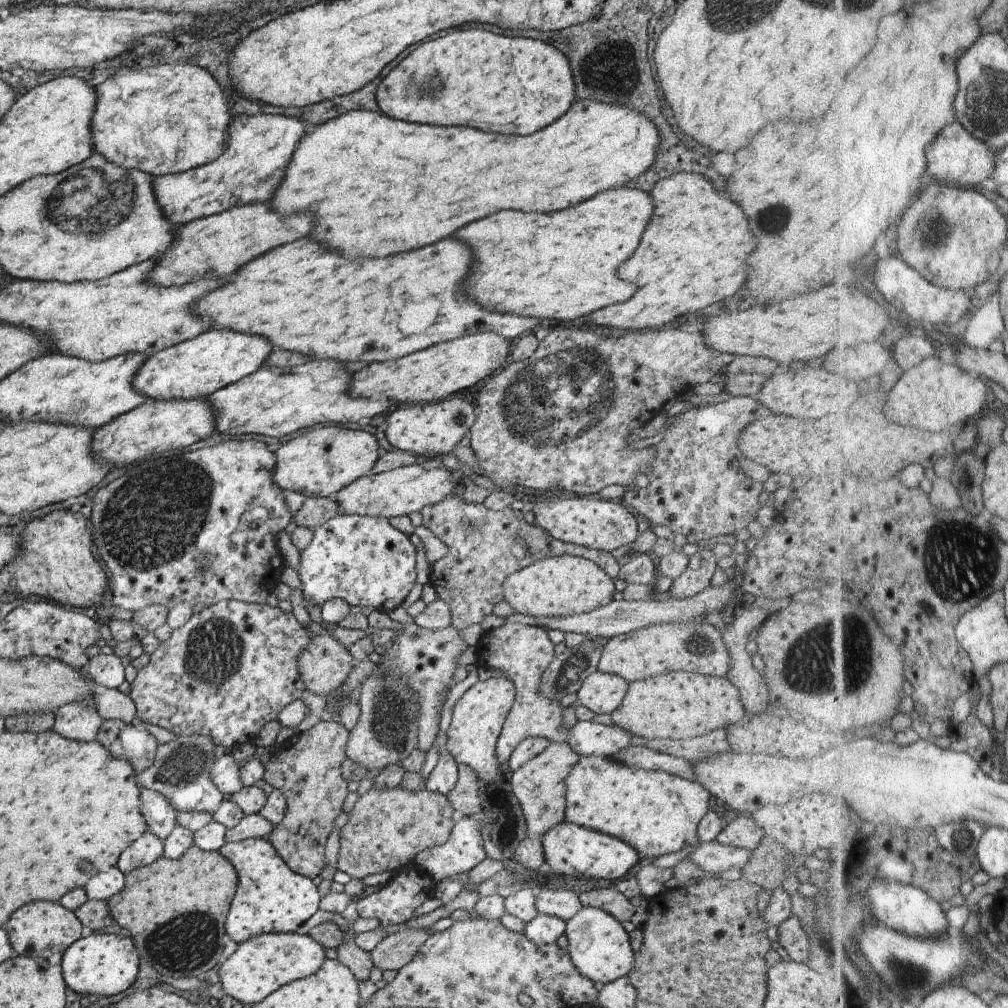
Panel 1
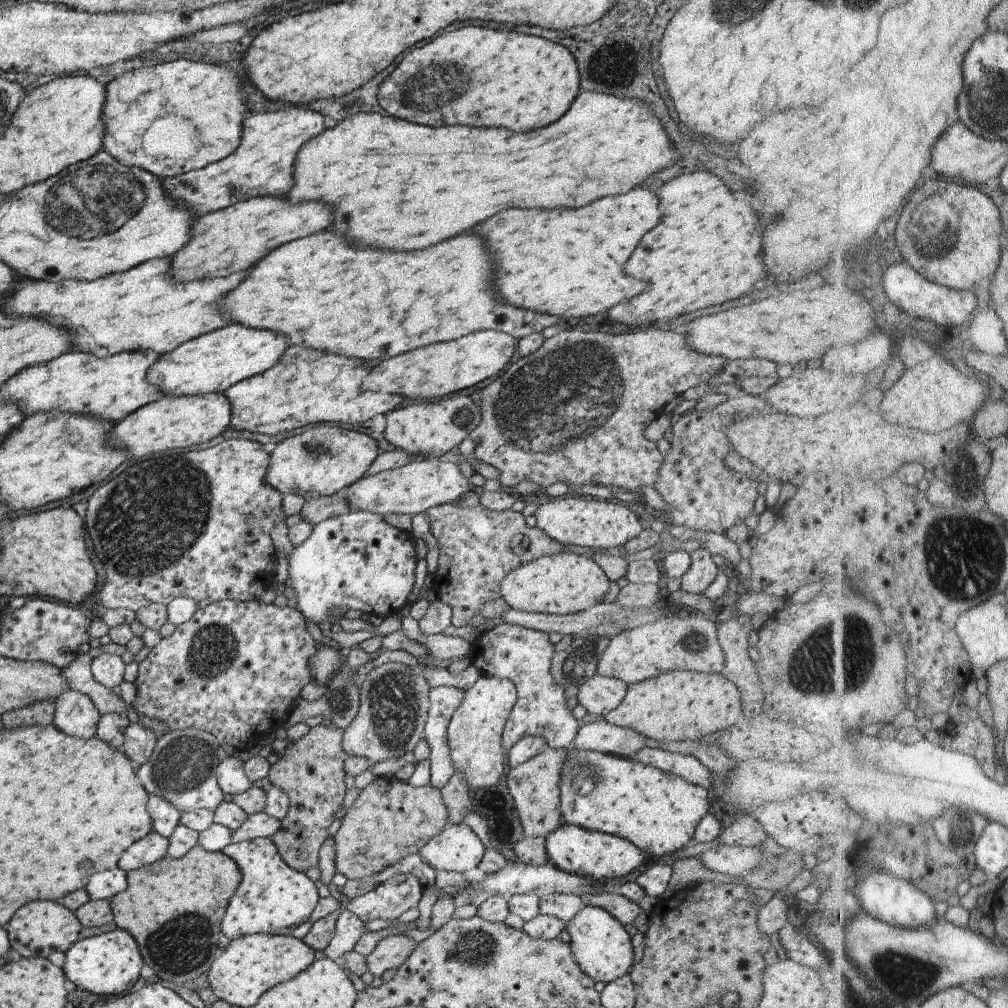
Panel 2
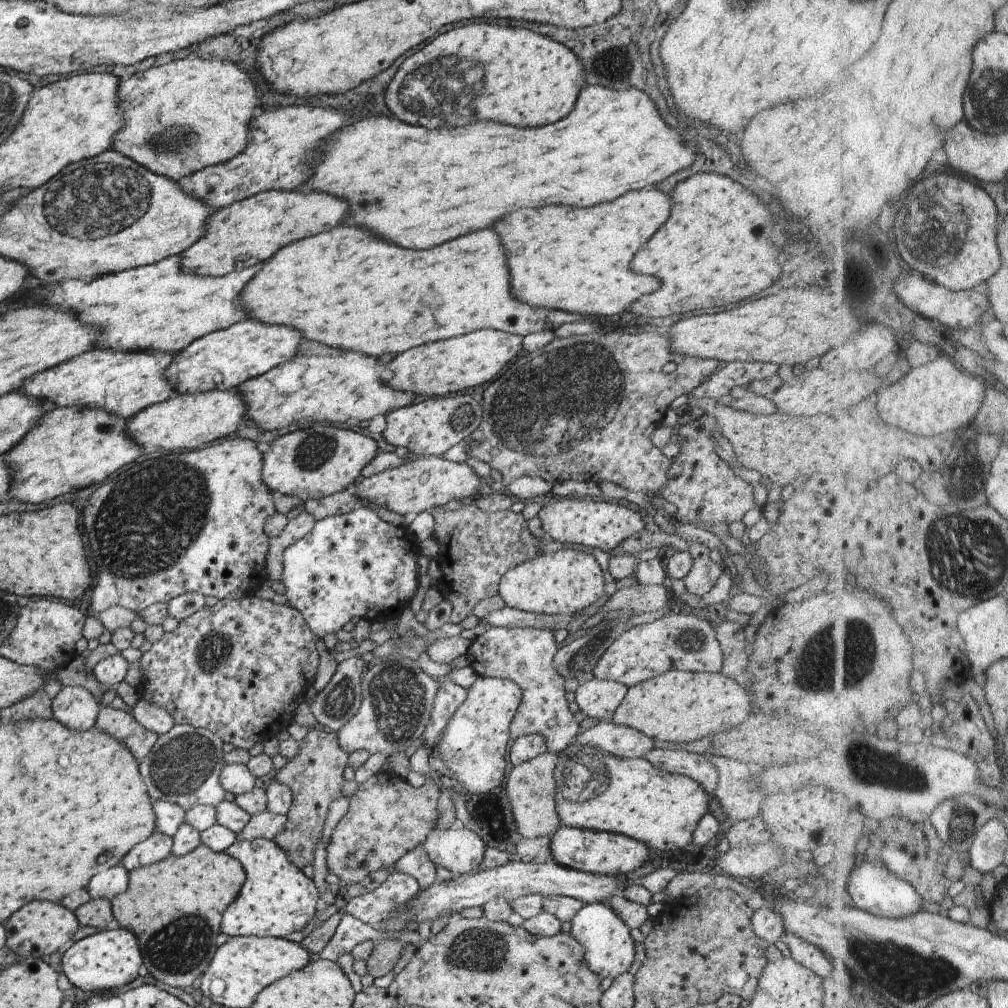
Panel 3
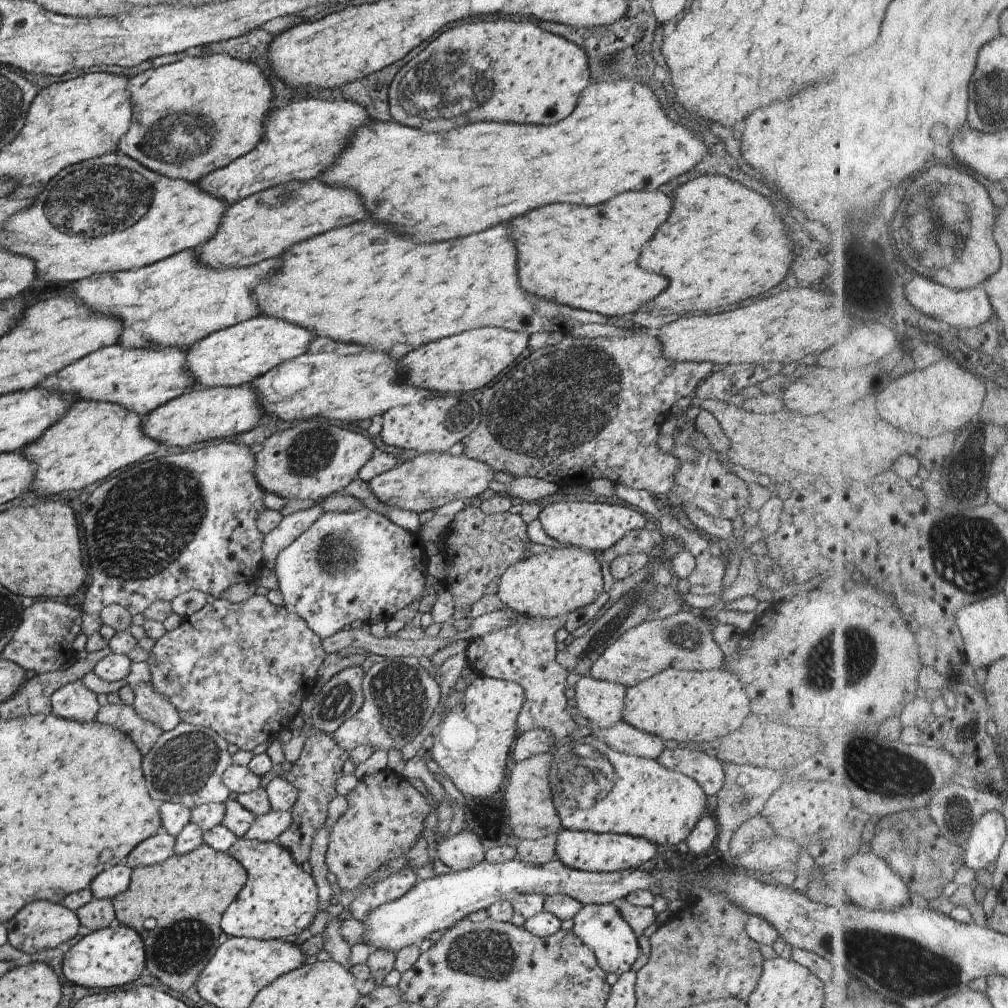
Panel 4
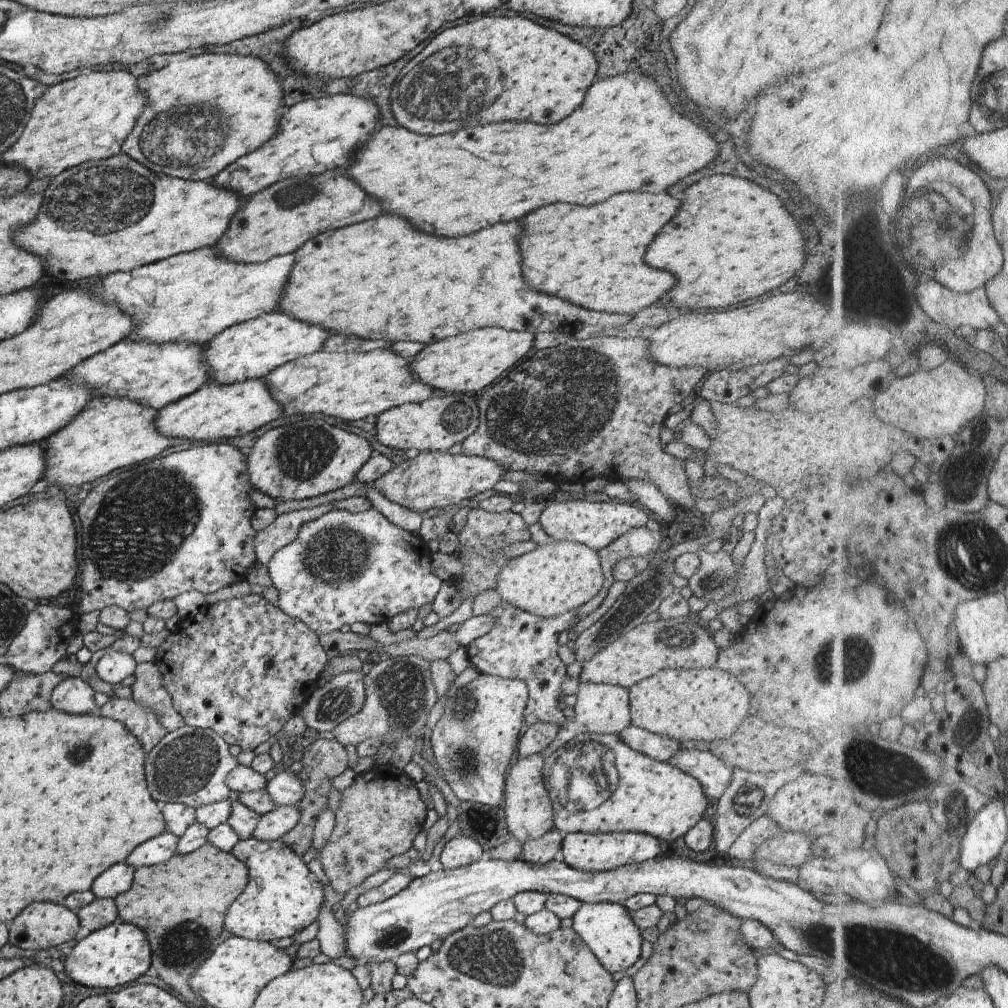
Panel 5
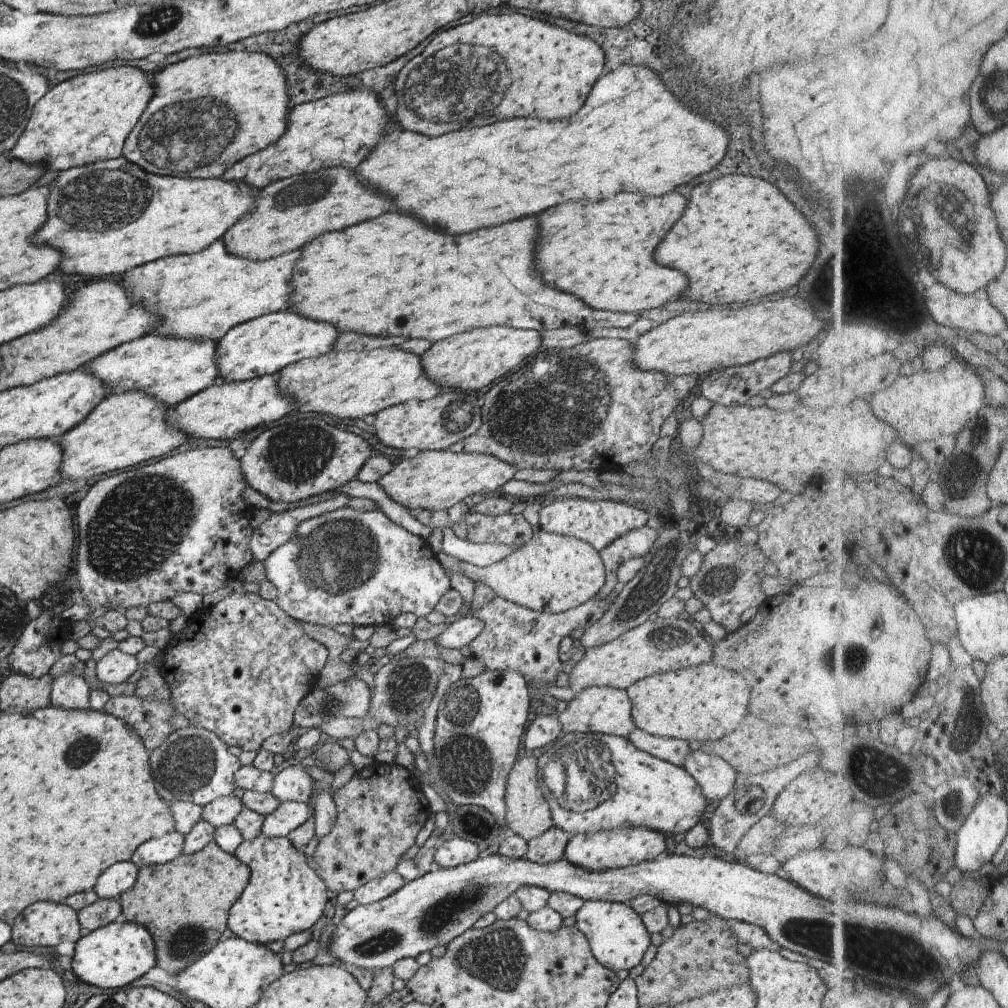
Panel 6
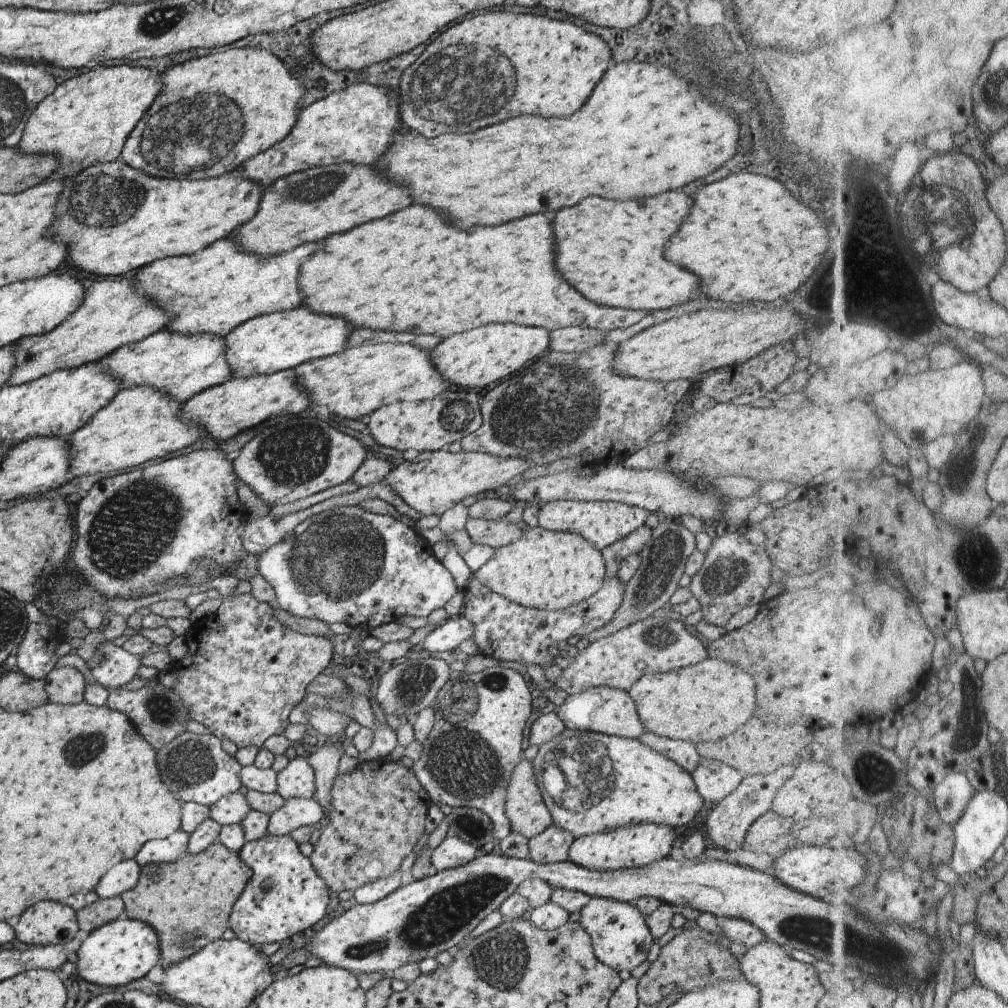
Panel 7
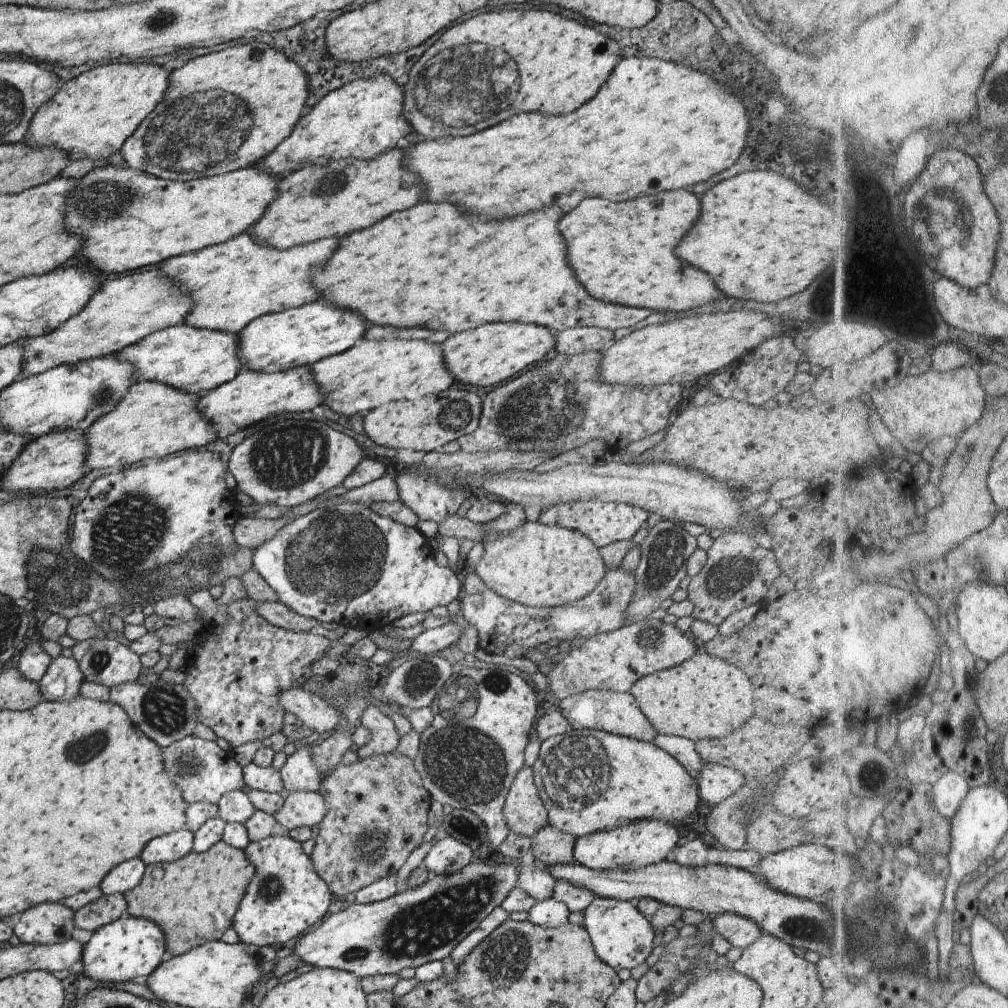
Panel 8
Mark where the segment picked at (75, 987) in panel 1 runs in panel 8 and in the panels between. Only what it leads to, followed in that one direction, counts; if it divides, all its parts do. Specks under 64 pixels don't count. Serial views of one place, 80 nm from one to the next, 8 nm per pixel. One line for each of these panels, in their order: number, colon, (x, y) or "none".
2: (109, 963)
3: (109, 959)
4: (109, 957)
5: (117, 954)
6: (112, 956)
7: (122, 950)
8: (128, 947)

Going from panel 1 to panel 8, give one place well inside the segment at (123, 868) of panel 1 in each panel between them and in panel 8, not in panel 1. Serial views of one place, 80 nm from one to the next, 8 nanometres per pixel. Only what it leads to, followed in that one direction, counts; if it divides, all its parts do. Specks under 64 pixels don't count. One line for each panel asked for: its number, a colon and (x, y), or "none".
2: (147, 849)
3: (156, 846)
4: (154, 849)
5: (159, 849)
6: (155, 851)
7: (167, 849)
8: (167, 848)

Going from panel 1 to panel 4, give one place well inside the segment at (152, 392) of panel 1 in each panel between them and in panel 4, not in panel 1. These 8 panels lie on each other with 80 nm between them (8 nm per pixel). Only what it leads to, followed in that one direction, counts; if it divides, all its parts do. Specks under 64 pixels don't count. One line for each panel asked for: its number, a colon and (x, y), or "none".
2: (210, 363)
3: (220, 360)
4: (233, 356)

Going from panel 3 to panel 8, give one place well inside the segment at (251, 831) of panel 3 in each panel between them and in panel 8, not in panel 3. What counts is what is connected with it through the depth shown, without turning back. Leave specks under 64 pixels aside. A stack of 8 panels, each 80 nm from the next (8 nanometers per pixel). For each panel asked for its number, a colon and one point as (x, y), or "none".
4: (266, 827)
5: (274, 825)
6: (289, 815)
7: (294, 812)
8: (299, 809)

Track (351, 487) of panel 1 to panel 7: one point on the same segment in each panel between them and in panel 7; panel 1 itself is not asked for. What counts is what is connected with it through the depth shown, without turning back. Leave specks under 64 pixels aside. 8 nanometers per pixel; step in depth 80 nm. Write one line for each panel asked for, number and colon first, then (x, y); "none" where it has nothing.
2: (414, 487)
3: (429, 481)
4: (430, 480)
5: (432, 480)
6: (432, 480)
7: (434, 481)

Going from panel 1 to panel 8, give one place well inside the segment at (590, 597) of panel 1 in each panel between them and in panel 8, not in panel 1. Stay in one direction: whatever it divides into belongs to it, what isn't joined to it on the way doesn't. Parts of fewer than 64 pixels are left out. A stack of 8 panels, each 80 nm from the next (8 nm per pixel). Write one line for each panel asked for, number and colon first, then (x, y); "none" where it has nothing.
2: (563, 583)
3: (559, 583)
4: (553, 583)
5: (553, 578)
6: (551, 573)
7: (548, 570)
8: (537, 565)

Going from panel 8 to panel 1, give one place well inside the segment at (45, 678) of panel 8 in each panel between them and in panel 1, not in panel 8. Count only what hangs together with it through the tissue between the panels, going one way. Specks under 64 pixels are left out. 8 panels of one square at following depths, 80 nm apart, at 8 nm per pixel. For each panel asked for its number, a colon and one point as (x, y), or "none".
1: (77, 722)
2: (75, 715)
3: (74, 707)
4: (73, 701)
5: (73, 696)
6: (68, 691)
7: (64, 685)

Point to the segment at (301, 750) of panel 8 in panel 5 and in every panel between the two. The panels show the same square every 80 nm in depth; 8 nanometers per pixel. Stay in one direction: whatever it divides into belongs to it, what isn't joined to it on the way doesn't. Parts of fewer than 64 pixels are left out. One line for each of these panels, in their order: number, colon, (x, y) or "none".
5: (284, 789)
6: (293, 783)
7: (296, 779)

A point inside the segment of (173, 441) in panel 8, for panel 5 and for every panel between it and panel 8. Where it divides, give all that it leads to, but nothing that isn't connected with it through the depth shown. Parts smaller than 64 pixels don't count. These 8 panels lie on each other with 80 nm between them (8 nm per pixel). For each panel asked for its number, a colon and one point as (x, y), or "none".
5: (109, 433)
6: (125, 429)
7: (138, 424)

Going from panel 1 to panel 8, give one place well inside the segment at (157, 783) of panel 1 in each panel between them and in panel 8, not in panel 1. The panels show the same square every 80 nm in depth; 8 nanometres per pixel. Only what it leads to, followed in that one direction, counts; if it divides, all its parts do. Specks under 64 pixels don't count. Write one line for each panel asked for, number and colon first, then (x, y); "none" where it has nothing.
2: (180, 769)
3: (183, 765)
4: (184, 765)
5: (189, 765)
6: (191, 764)
7: (192, 766)
8: (203, 772)

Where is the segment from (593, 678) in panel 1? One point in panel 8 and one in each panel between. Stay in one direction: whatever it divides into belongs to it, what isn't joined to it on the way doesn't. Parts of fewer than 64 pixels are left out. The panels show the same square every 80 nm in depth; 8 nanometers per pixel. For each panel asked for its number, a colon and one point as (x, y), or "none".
2: (598, 695)
3: (597, 698)
4: (601, 703)
5: (600, 708)
6: (606, 710)
7: (604, 710)
8: (615, 712)

